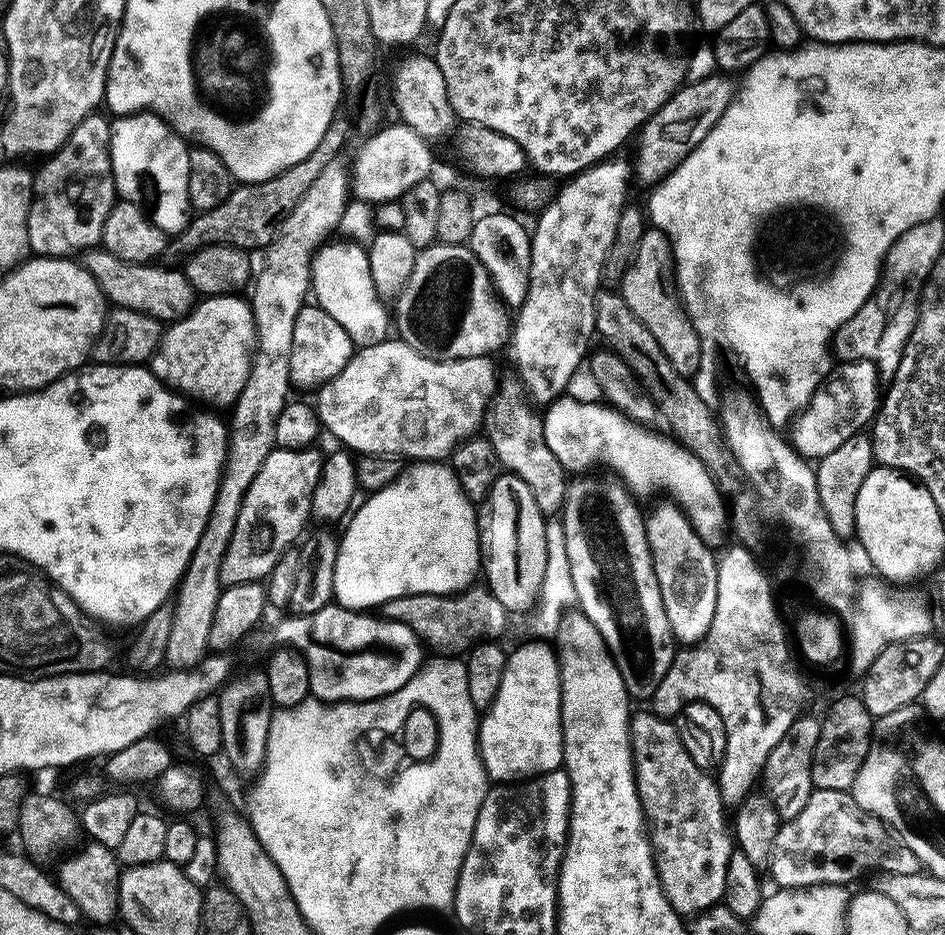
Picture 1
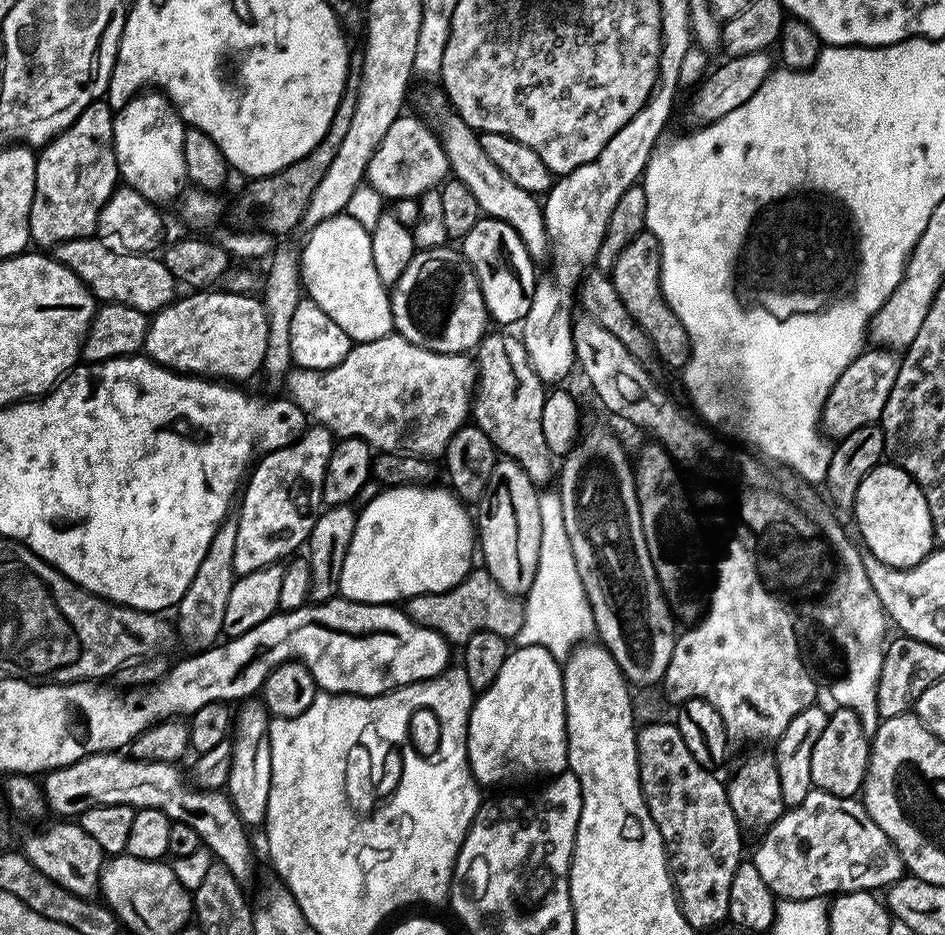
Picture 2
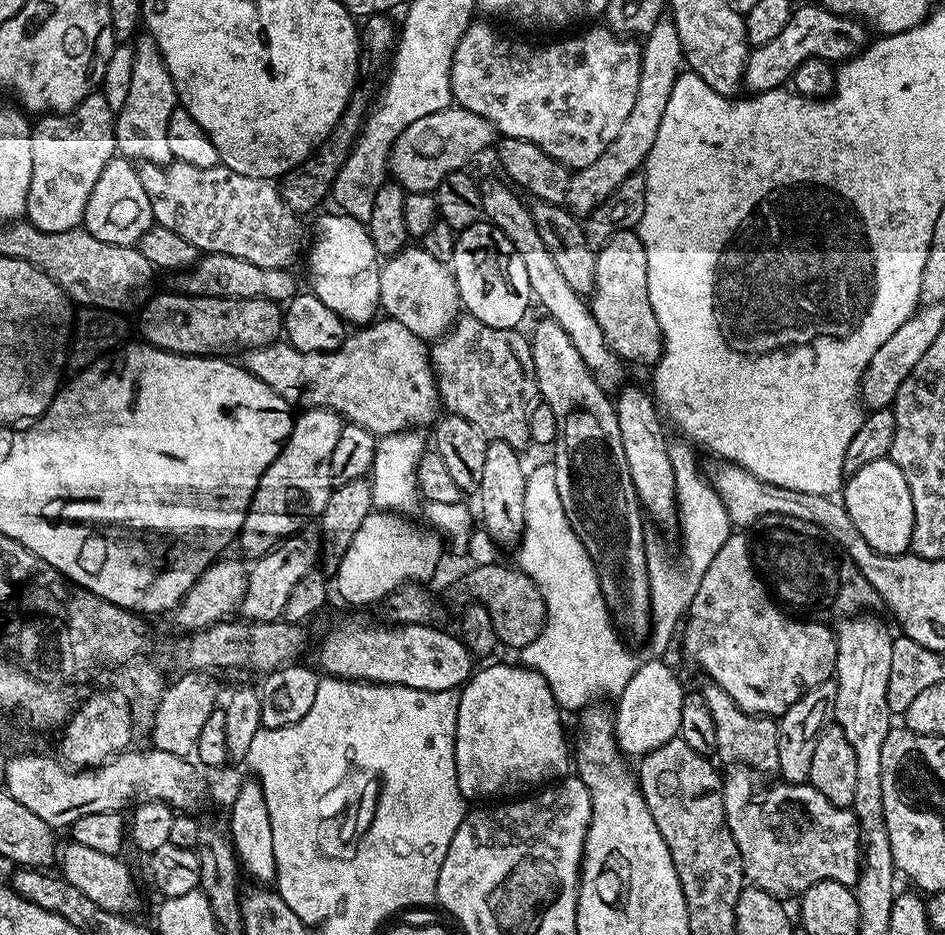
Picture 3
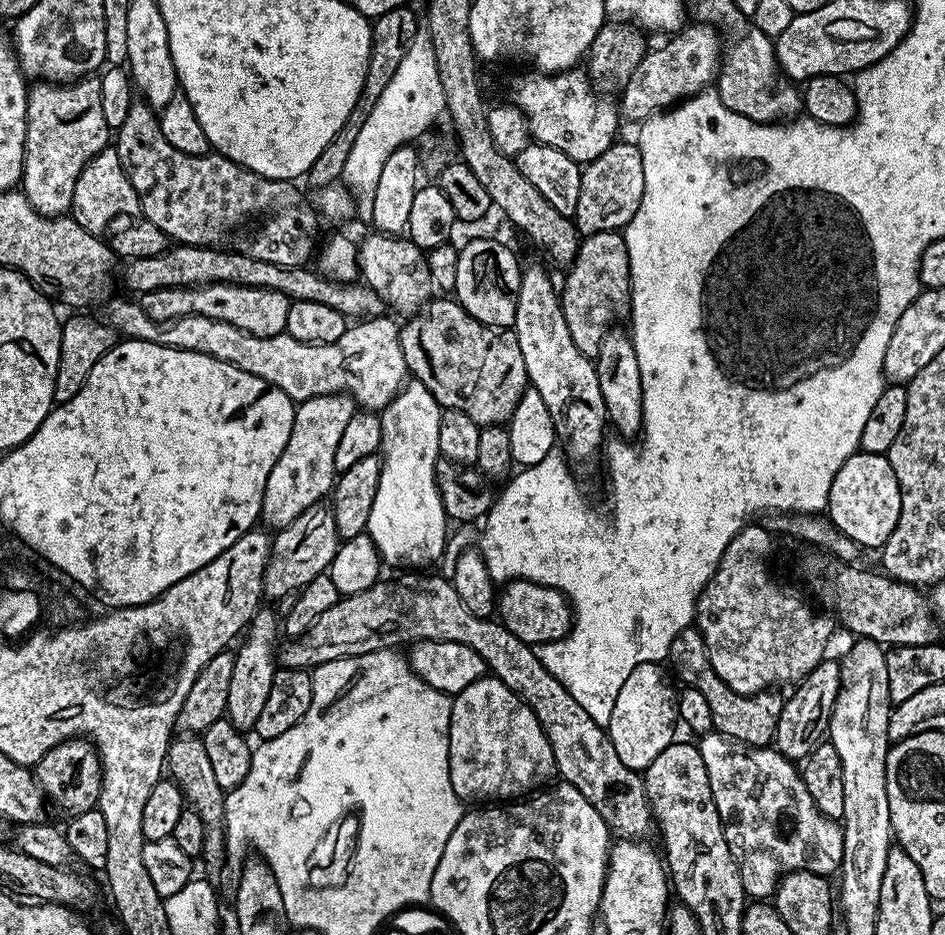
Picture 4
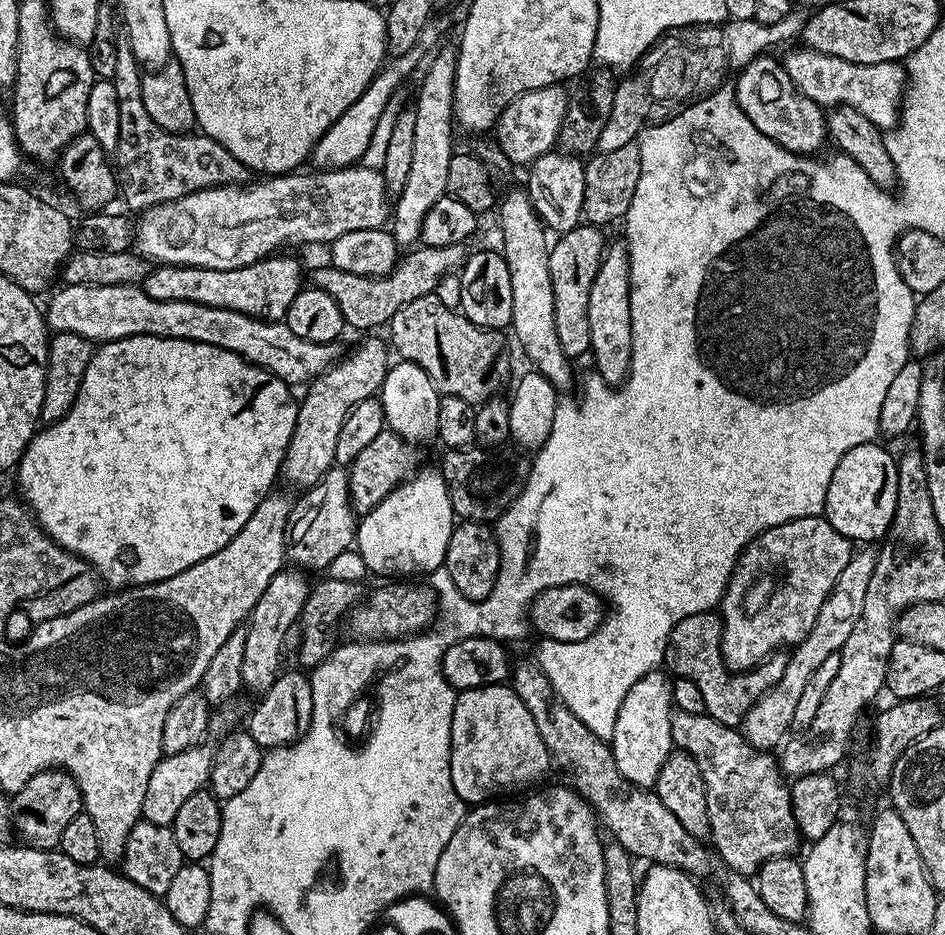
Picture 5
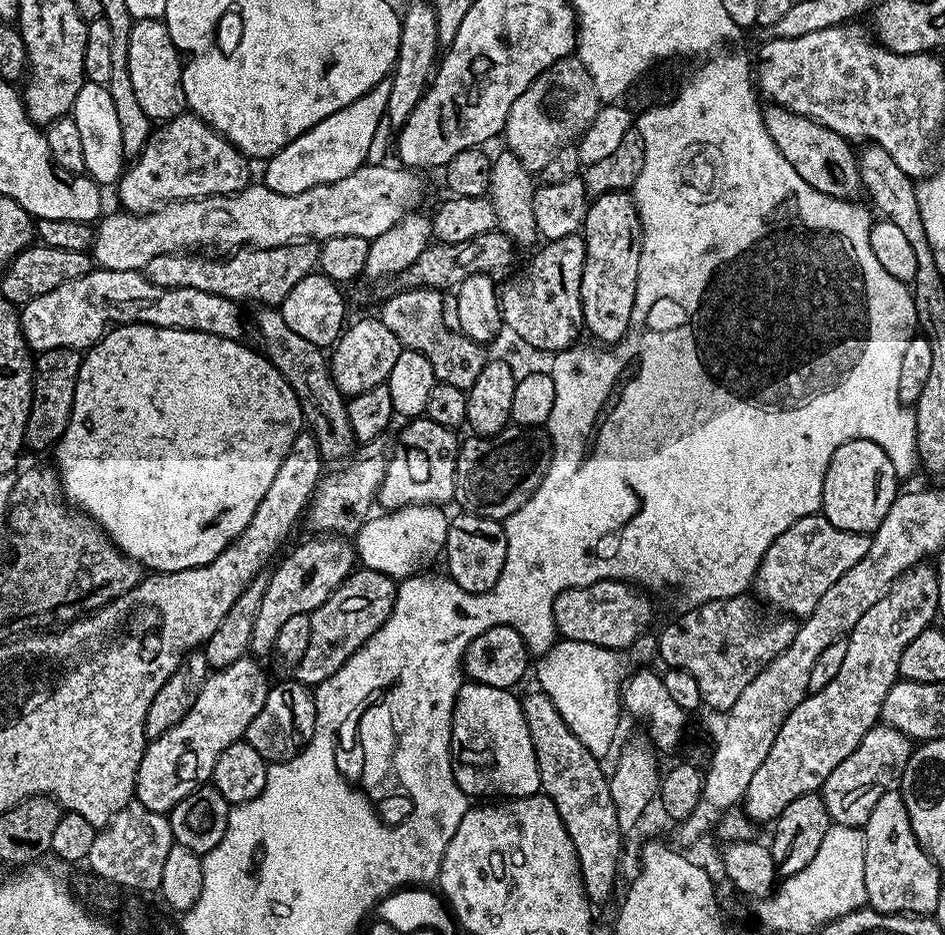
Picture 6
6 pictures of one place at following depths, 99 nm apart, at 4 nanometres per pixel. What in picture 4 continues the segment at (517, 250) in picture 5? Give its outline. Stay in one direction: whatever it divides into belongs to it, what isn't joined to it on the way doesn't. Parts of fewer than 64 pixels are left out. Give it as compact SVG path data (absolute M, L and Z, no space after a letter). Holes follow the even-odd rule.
M540 264L523 265L514 331L522 350L522 362L526 362L529 385L542 394L546 407L550 409L553 429L564 435L563 451L567 459L572 462L588 460L599 448L601 451L606 440L606 402L602 398L602 389L598 387L593 357L582 354L582 350L574 346L574 338L570 338L570 329L566 327L566 318L562 314L557 285L552 285L547 270L543 268L545 265Z

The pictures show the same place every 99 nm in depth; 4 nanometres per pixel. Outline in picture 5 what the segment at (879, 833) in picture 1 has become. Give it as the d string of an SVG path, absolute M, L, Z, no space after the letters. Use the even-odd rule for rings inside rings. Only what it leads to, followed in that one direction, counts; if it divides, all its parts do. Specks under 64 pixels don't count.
M673 711L670 730L673 745L679 751L689 752L694 762L698 762L698 770L702 770L702 782L708 799L710 840L716 843L714 851L725 868L751 877L759 873L760 867L767 860L779 856L792 856L795 848L802 844L802 837L792 813L792 794L786 783L786 777L780 770L777 757L767 751L753 748L736 728L728 728L707 714L695 716Z

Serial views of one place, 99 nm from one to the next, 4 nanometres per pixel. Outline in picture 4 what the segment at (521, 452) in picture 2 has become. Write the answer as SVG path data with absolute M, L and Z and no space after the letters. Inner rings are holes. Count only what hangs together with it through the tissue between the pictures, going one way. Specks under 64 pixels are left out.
M429 299L421 311L403 321L400 329L402 354L409 373L425 384L441 408L462 410L481 426L507 425L508 419L514 414L514 406L518 406L522 394L530 386L526 362L522 362L522 350L518 347L515 331L478 322L455 299L436 299Z

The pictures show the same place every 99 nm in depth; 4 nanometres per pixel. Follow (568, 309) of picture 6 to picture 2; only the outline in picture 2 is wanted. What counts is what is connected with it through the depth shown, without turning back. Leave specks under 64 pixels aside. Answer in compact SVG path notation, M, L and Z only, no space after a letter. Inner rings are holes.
M650 231L640 232L618 254L618 262L612 267L610 273L614 286L625 303L626 310L630 312L636 324L647 334L652 344L653 353L664 364L676 370L683 369L688 361L688 335L686 330L670 306L664 301L664 295L660 289L660 247L658 238Z

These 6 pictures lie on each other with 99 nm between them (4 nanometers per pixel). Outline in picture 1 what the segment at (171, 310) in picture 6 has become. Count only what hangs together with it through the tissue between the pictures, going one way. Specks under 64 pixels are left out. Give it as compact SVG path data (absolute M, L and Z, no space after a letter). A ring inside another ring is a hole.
M387 338L372 348L353 351L350 363L315 393L314 407L321 425L327 431L329 428L345 444L341 445L353 453L440 462L451 457L464 440L477 435L485 423L497 395L496 368L488 360L491 359L487 355L465 360L431 360L403 340Z

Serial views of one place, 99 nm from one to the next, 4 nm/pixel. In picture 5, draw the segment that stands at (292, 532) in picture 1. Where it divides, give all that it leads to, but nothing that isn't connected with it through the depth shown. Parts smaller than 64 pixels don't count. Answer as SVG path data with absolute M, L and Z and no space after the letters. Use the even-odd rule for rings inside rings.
M368 334L364 341L360 344L357 352L345 355L336 361L331 368L327 368L324 373L317 376L315 380L307 385L304 400L299 401L296 410L296 429L288 443L288 449L284 455L284 463L282 465L283 479L288 479L290 483L297 484L300 490L307 490L312 485L317 484L327 472L336 464L336 447L338 446L338 434L342 430L342 422L346 422L346 418L350 414L350 410L354 410L354 406L358 406L358 402L373 399L379 393L380 387L383 386L383 380L387 376L390 367L390 359L388 360L388 352L390 356L390 348L387 343L384 344L379 340L379 335Z

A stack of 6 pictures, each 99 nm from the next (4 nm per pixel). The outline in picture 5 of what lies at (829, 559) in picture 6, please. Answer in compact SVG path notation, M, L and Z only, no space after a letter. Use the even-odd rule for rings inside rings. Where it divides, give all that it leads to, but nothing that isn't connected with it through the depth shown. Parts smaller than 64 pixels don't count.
M823 515L807 516L806 518L791 520L782 526L774 526L760 536L752 539L751 542L740 551L740 556L736 559L736 565L732 571L732 577L724 591L724 597L722 597L718 605L718 615L720 619L724 621L720 653L726 662L726 666L731 668L733 672L747 672L749 668L756 667L756 665L765 660L767 656L771 656L773 652L777 650L788 650L797 644L801 644L810 634L810 630L818 618L818 610L822 610L822 602L830 594L830 590L834 586L838 574L842 574L842 570L846 570L846 566L852 561L853 555L853 541L848 540L842 534L838 534L838 530L834 530L834 526L830 526L830 522Z

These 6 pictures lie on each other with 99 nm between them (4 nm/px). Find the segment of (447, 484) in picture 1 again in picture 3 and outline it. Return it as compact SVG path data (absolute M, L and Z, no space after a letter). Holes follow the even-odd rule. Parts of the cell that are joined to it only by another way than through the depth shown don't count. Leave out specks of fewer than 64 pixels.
M373 510L358 526L358 534L354 534L354 542L350 542L350 550L346 550L346 558L338 566L334 574L334 588L348 604L372 604L383 601L395 588L401 588L409 582L428 582L435 574L435 568L442 559L442 540L435 531L423 532L411 524L411 519L389 511Z

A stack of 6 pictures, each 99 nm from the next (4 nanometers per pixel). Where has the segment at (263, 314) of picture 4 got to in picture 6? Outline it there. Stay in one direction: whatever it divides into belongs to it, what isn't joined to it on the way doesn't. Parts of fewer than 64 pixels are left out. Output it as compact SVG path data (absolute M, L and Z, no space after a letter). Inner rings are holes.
M299 242L277 248L242 247L225 255L228 256L225 260L200 255L191 251L161 254L146 263L144 276L154 282L154 286L206 290L206 294L218 294L227 300L253 300L256 306L278 306L302 278L312 275L320 250L315 243Z

